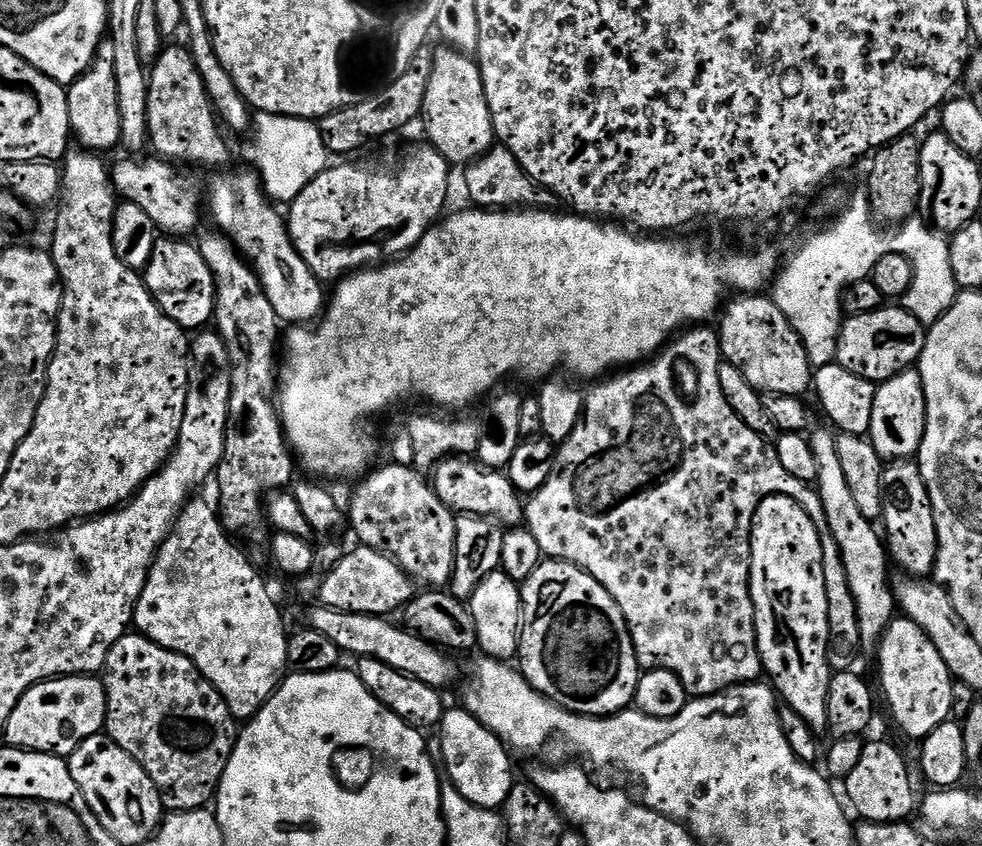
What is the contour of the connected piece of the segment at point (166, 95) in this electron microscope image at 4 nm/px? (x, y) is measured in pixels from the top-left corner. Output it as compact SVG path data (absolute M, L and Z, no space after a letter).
M165 47L151 65L147 78L151 151L156 151L153 153L157 157L181 165L201 164L204 168L212 168L208 170L224 166L219 164L228 160L228 144L220 137L222 128L212 107L212 99L208 97L202 74L198 74L198 66L194 66L194 58L187 47Z

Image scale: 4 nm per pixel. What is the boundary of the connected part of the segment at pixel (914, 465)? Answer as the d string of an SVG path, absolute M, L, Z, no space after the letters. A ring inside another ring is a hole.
M915 459L893 460L885 467L884 515L882 528L886 533L889 557L905 568L912 578L928 578L933 575L938 554L938 534L932 513L930 494L922 478L922 470ZM888 531L888 536L887 532Z

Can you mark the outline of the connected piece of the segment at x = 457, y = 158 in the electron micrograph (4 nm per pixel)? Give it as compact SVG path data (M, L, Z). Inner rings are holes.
M451 46L437 47L432 53L432 69L430 70L430 86L426 88L426 102L422 113L422 125L428 131L427 143L446 158L449 165L467 166L482 154L494 147L494 133L490 106L486 102L486 90L482 86L482 74L479 63L469 53L459 52Z

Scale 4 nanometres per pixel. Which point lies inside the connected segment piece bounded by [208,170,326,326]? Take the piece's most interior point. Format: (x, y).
(239, 206)

